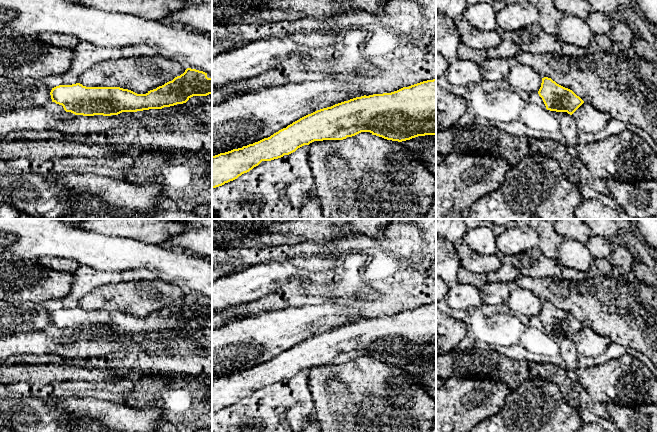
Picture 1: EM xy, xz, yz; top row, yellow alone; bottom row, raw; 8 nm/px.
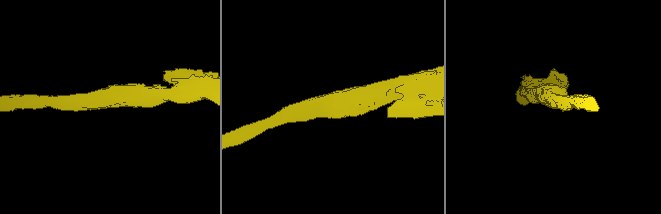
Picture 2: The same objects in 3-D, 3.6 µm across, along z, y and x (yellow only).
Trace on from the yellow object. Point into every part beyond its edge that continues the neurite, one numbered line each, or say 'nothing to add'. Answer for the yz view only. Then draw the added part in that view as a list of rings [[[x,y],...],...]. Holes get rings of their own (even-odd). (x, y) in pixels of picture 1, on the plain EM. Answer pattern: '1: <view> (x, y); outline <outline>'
nothing to add

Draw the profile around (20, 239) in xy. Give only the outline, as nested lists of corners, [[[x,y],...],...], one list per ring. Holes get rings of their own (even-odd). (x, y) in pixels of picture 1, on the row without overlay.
[[[0,219],[0,263],[39,260],[42,257],[69,258],[102,271],[124,272],[131,269],[146,269],[154,273],[157,279],[175,284],[185,292],[212,299],[212,262],[191,253],[164,247],[161,244],[146,244],[128,238],[93,233],[61,219]]]

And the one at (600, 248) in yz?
[[[592,235],[586,242],[586,246],[594,260],[609,259],[614,249],[610,239],[597,235]]]

